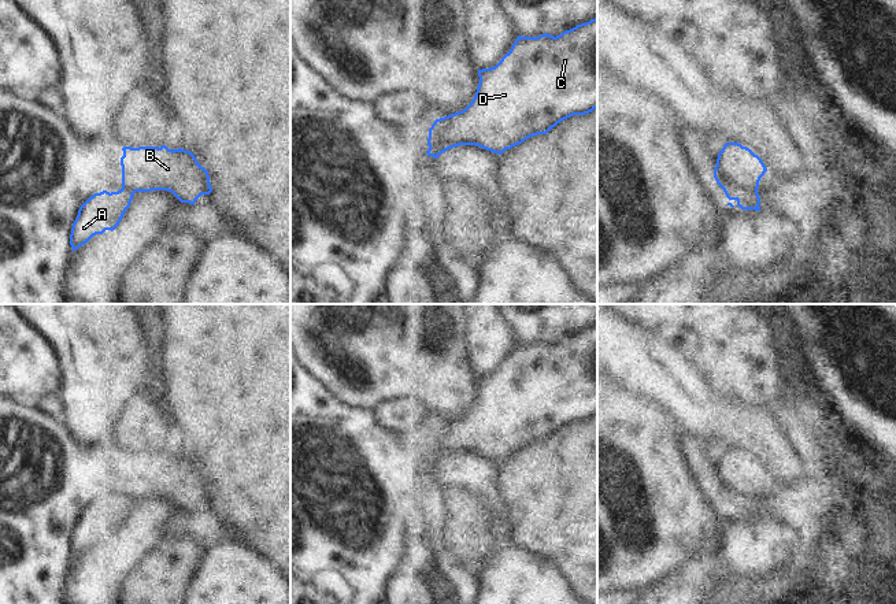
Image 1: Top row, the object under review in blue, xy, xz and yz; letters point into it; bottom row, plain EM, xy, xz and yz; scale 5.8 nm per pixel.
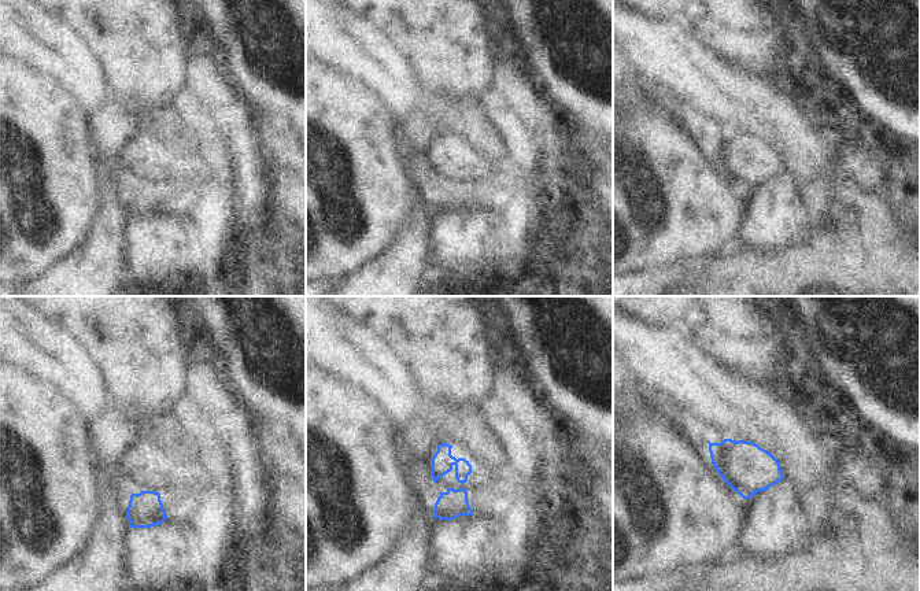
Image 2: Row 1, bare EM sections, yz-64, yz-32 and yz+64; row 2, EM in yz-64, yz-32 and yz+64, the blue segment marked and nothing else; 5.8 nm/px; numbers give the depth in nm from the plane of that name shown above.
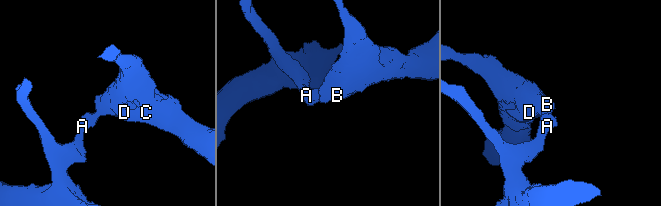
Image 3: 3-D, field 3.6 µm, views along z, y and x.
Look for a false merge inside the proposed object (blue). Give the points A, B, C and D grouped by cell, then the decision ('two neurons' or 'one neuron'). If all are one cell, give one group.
A / B C D | two neurons

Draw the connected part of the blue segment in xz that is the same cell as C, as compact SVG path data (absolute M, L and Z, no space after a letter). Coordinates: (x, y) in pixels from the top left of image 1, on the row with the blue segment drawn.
M597 18L553 37L518 36L508 53L490 68L478 70L478 88L473 101L463 110L436 119L429 140L436 147L430 156L459 145L477 145L501 155L525 140L547 134L573 115L597 108Z

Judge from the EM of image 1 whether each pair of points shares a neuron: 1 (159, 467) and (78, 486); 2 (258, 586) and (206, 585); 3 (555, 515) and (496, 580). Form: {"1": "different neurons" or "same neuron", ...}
{"1": "same neuron", "2": "same neuron", "3": "different neurons"}

